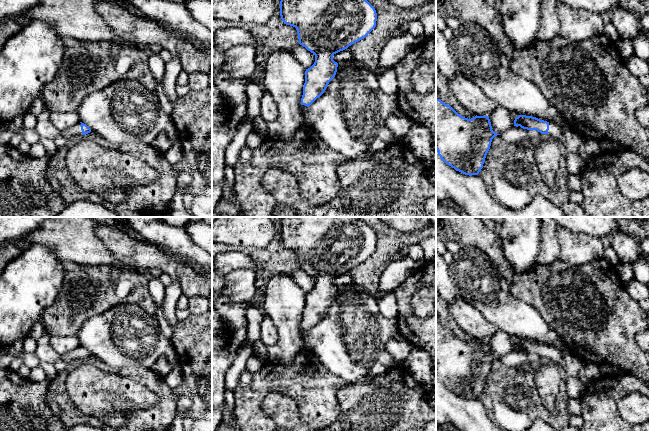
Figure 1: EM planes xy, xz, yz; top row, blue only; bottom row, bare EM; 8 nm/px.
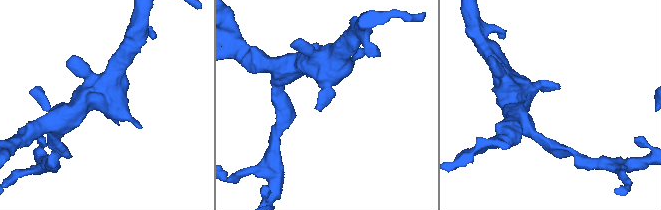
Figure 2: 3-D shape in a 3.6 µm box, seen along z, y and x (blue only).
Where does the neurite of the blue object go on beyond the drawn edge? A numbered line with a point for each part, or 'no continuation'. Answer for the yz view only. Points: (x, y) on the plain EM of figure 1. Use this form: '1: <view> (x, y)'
1: yz (569, 363)

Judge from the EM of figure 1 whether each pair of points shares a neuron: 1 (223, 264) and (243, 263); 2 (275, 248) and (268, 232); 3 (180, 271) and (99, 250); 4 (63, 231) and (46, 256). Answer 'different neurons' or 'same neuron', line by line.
1: same neuron
2: different neurons
3: different neurons
4: different neurons

